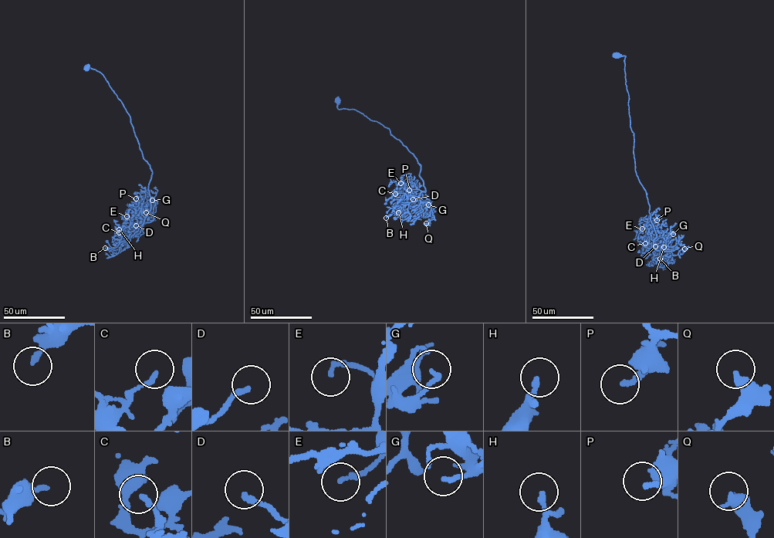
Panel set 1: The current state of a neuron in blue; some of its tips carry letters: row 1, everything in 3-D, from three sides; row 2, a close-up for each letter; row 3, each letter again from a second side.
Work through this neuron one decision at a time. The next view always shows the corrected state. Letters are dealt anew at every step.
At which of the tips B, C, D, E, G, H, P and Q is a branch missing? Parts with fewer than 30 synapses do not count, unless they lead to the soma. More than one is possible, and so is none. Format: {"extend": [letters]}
{"extend": ["D"]}

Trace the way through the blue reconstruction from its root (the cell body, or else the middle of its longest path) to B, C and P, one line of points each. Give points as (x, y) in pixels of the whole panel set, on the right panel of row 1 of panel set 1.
B: (616, 55), (626, 56), (635, 170), (645, 191), (656, 234), (652, 259), (654, 263), (660, 258)
C: (616, 55), (626, 56), (635, 170), (645, 191), (656, 236), (653, 248), (643, 253), (645, 243)
P: (616, 55), (626, 56), (635, 170), (649, 206), (656, 236), (652, 240), (649, 229), (657, 220)

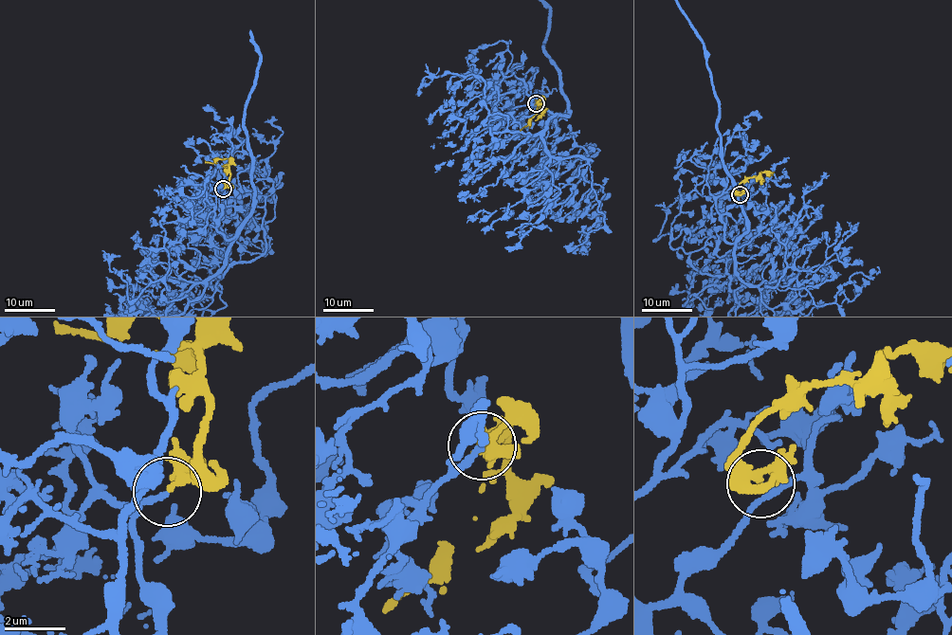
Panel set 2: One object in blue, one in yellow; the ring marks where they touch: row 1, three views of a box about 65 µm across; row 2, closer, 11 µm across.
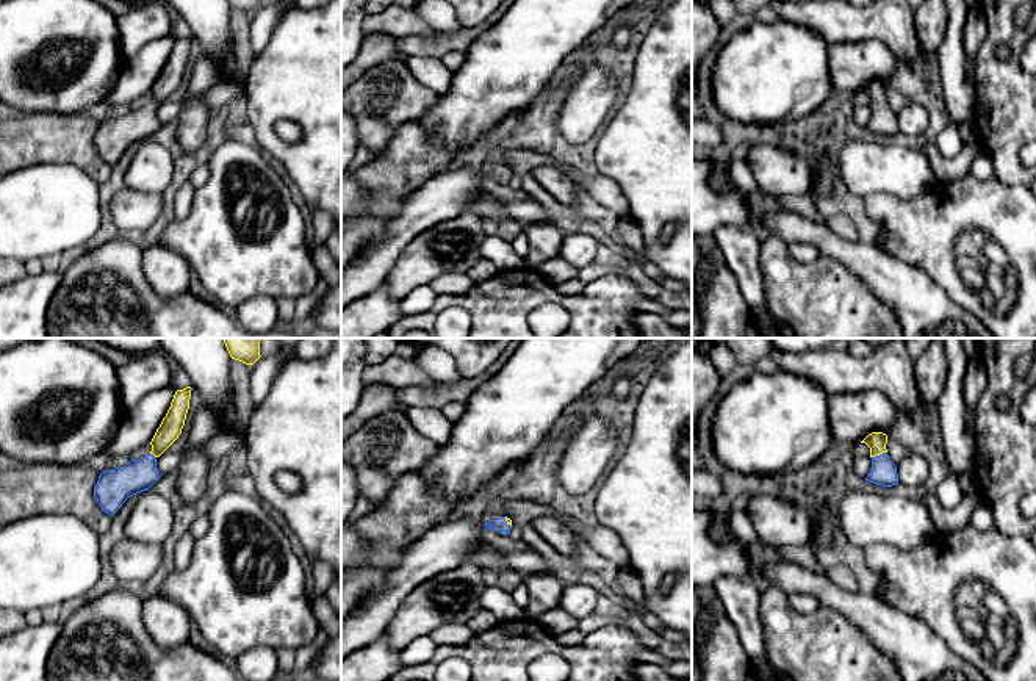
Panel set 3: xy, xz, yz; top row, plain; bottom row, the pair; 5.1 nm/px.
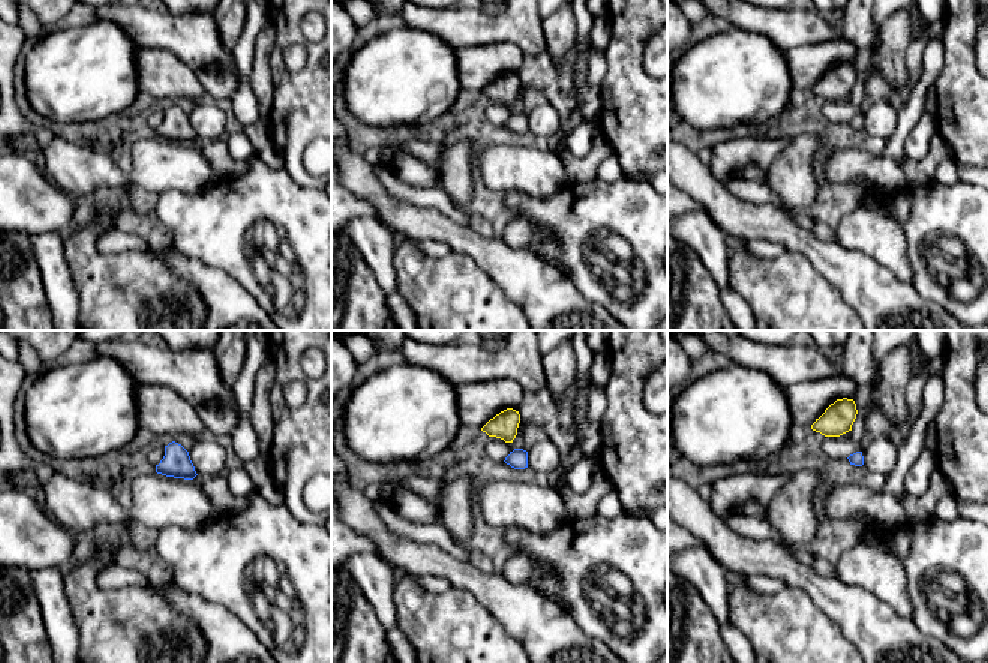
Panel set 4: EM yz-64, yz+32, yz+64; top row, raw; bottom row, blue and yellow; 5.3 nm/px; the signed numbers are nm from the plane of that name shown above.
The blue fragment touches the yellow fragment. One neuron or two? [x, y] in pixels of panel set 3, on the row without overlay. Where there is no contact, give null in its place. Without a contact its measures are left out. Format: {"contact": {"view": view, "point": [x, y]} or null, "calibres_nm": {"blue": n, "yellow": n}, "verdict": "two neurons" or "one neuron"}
{"contact": {"view": "yz", "point": [880, 104]}, "calibres_nm": {"blue": 130, "yellow": 100}, "verdict": "one neuron"}

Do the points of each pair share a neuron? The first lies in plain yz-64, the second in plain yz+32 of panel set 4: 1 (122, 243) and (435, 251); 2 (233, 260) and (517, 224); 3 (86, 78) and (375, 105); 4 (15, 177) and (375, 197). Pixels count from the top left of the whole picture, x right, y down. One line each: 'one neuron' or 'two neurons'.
1: one neuron
2: two neurons
3: one neuron
4: two neurons

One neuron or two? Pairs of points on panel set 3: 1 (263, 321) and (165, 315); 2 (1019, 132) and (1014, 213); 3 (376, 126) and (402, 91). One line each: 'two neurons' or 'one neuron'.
1: two neurons
2: two neurons
3: one neuron

